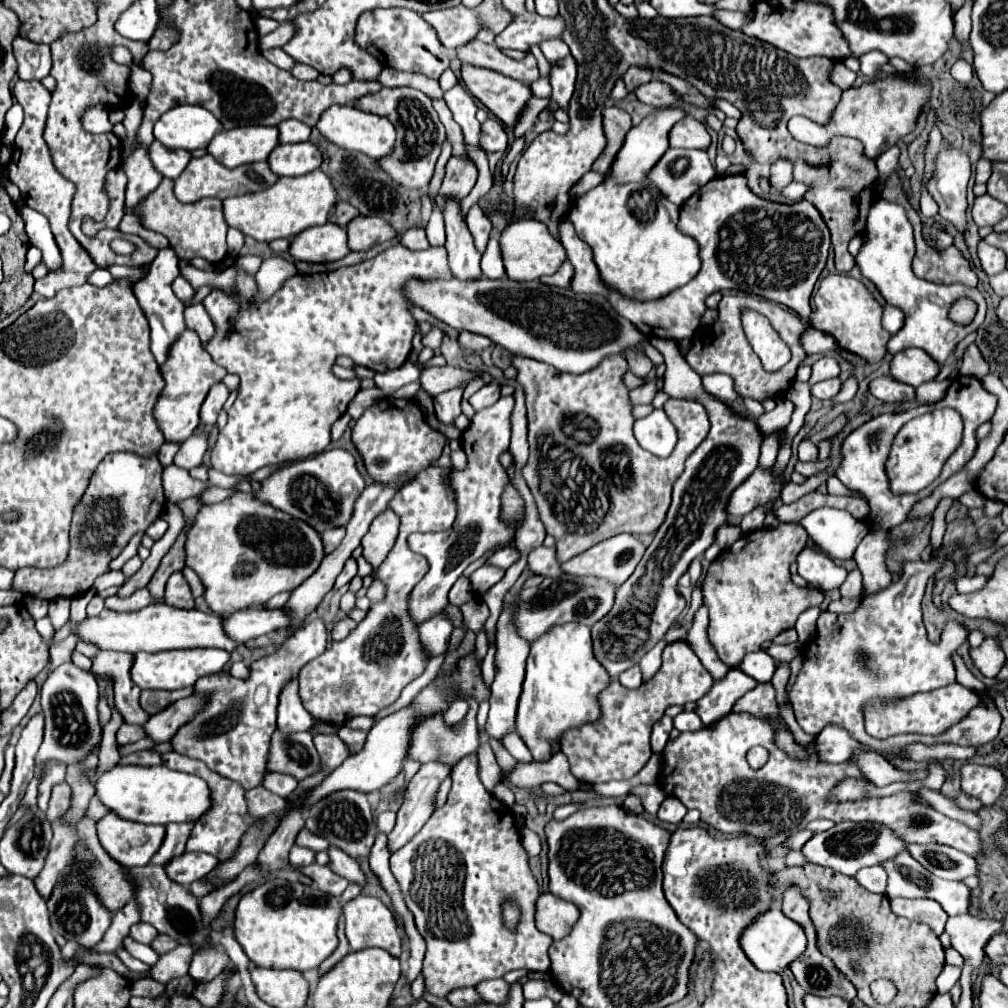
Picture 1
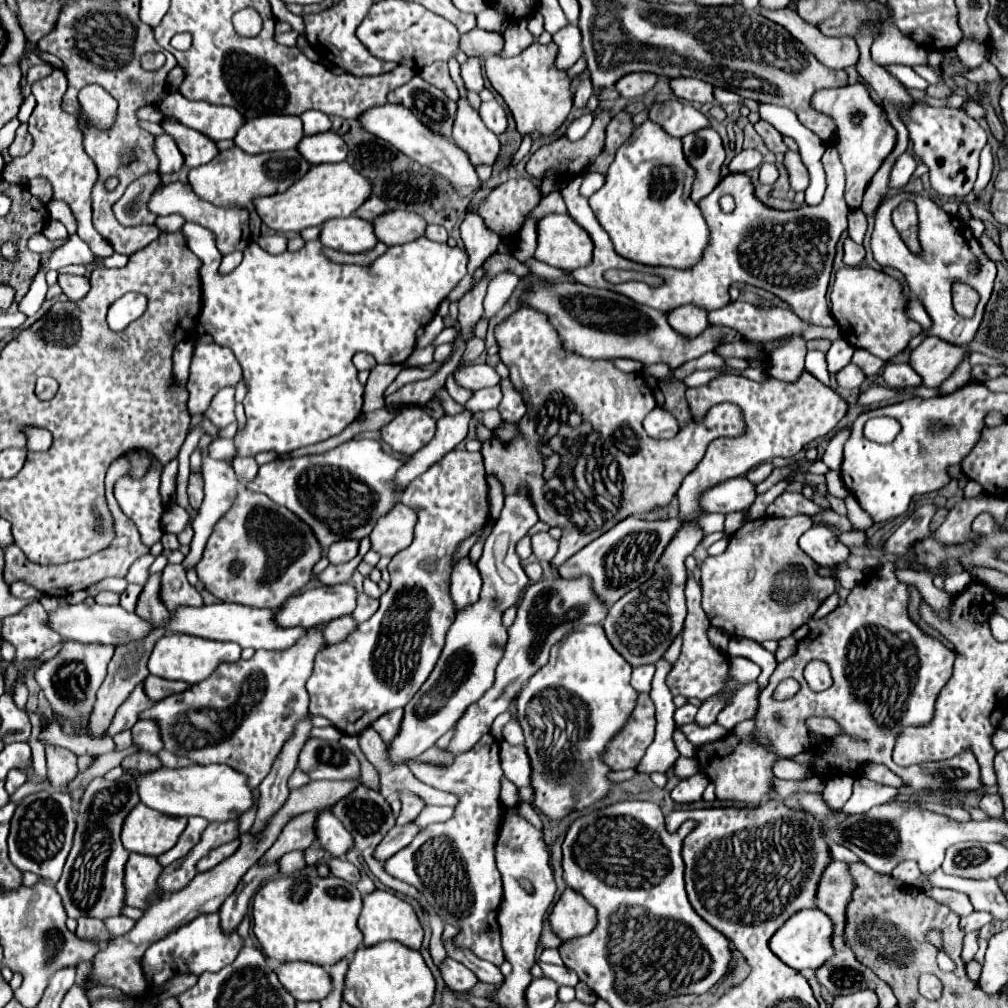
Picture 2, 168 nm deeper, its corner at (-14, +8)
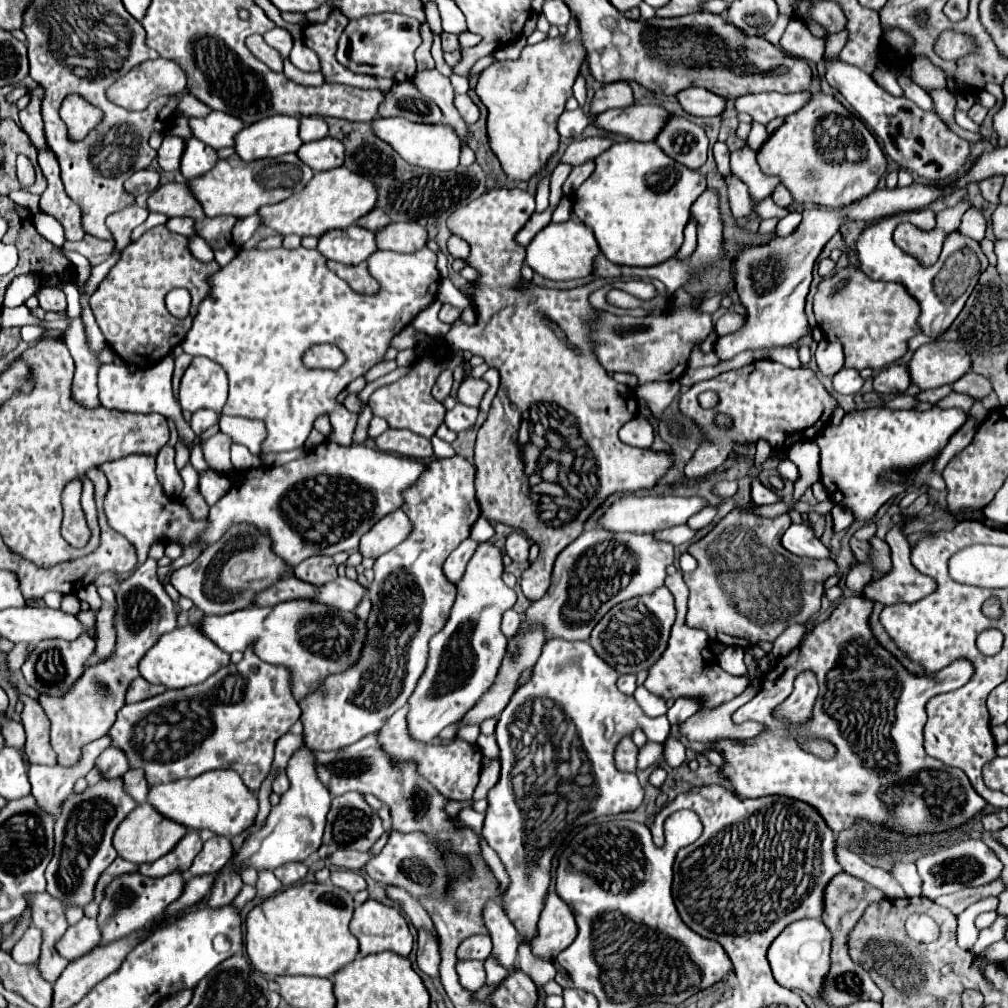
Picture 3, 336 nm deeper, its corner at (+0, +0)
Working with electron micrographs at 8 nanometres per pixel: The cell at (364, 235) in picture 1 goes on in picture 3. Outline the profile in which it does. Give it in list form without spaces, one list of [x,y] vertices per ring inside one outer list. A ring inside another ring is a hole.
[[[390,223],[376,233],[378,249],[388,249],[396,253],[414,253],[422,249],[428,241],[428,233],[418,223]]]

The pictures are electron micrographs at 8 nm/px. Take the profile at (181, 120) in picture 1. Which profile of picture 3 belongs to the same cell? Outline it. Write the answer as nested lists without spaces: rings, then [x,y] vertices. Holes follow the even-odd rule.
[[[212,111],[206,117],[190,119],[190,127],[196,139],[204,141],[214,149],[234,147],[234,137],[238,135],[238,131],[244,129],[242,119],[234,115],[226,115],[222,111]]]

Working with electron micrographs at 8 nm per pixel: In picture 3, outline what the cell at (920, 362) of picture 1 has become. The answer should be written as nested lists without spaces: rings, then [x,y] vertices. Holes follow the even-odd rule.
[[[934,341],[928,345],[922,345],[908,369],[912,383],[916,383],[922,391],[942,387],[948,383],[954,383],[964,373],[970,371],[970,355],[966,349],[962,349],[958,343],[944,343]]]

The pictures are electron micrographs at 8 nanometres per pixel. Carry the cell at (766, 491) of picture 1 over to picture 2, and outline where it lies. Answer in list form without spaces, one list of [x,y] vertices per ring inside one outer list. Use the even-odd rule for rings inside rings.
[[[746,477],[724,481],[708,489],[700,505],[706,513],[730,513],[730,511],[748,511],[756,499],[756,485]]]

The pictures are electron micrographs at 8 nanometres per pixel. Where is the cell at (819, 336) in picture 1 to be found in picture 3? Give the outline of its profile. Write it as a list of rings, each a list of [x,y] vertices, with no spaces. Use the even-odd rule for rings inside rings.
[[[728,311],[728,313],[724,313],[724,315],[716,321],[714,329],[716,329],[718,335],[728,335],[728,333],[738,331],[738,329],[744,325],[744,321],[746,321],[744,315],[738,315],[738,313],[730,313],[730,311]]]

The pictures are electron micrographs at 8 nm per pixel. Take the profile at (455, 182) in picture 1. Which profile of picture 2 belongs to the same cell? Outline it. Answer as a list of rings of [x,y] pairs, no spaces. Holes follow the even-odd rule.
[[[466,99],[458,101],[458,113],[454,121],[454,143],[466,151],[470,163],[476,165],[494,165],[500,153],[498,137],[486,129],[480,115],[468,105]]]

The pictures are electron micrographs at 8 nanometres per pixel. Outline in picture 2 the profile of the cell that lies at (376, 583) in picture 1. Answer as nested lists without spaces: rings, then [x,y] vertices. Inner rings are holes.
[[[396,503],[380,523],[376,523],[370,541],[372,549],[382,557],[394,557],[398,551],[412,543],[412,531],[416,525],[416,513],[404,503]]]

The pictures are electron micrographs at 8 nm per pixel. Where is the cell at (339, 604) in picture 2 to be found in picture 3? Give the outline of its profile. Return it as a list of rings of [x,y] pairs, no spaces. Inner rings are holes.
[[[338,577],[322,585],[314,601],[342,611],[352,611],[362,601],[364,595],[366,595],[366,587],[362,587],[358,581],[350,581],[348,577]]]

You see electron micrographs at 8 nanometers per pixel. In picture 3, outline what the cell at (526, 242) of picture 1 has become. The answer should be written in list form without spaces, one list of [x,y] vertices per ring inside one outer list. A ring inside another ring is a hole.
[[[568,219],[566,223],[550,223],[546,225],[528,245],[526,263],[546,279],[552,281],[568,281],[588,277],[594,271],[594,259],[600,253],[596,237],[590,227],[580,223],[578,219]],[[568,241],[568,249],[566,249]]]

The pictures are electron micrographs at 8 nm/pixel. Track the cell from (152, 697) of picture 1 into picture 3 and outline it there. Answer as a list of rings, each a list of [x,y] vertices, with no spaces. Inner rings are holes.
[[[138,677],[138,679],[134,679],[134,681],[130,683],[130,687],[128,687],[126,703],[144,701],[144,699],[148,699],[148,697],[154,697],[154,695],[162,693],[162,691],[166,691],[166,687],[162,687],[162,685],[152,685],[152,683],[148,683],[144,677]]]

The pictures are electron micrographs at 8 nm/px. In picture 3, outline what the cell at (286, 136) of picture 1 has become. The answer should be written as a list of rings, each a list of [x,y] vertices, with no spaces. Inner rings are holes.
[[[302,117],[300,119],[300,137],[304,143],[318,141],[322,137],[328,137],[328,127],[320,117]]]

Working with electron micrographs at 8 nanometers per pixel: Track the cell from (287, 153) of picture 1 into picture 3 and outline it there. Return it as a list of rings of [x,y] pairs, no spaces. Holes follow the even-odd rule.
[[[324,137],[320,141],[304,143],[298,151],[298,157],[312,169],[312,171],[328,171],[342,167],[346,161],[346,149],[342,141],[334,137]]]

